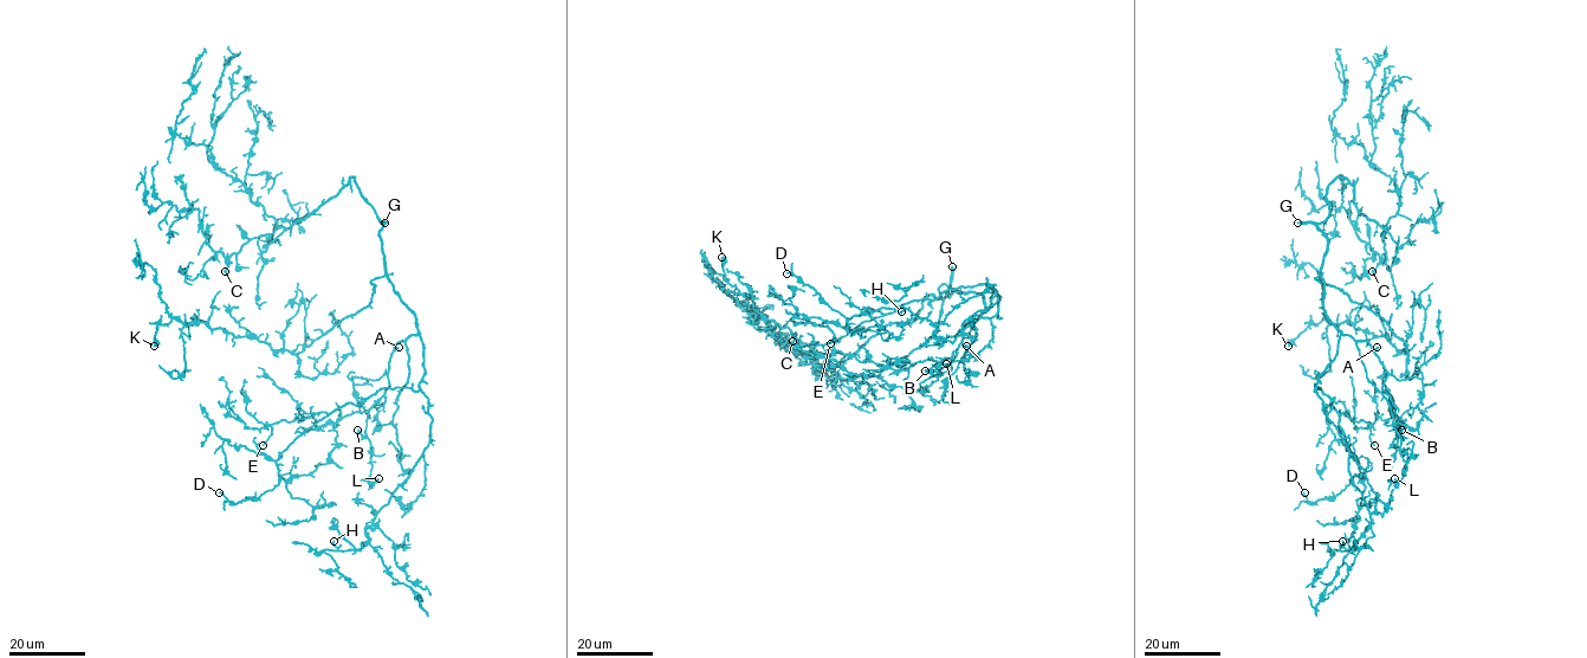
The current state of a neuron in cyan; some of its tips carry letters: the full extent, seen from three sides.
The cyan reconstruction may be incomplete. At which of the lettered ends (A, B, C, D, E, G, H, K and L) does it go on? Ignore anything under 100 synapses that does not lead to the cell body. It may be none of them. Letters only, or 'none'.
G

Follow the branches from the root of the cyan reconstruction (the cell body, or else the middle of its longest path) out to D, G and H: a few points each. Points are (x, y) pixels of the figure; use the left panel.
D: (383, 251), (420, 331), (419, 388), (381, 388), (317, 420), (258, 500), (219, 492)
G: (383, 251), (380, 230), (384, 223)
H: (383, 251), (387, 277), (420, 331), (431, 440), (366, 530), (366, 542), (339, 550), (334, 541)

